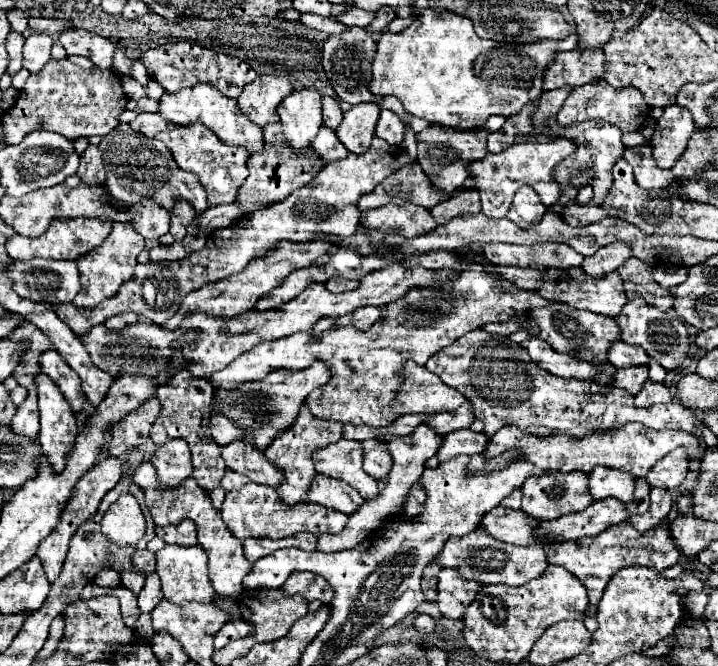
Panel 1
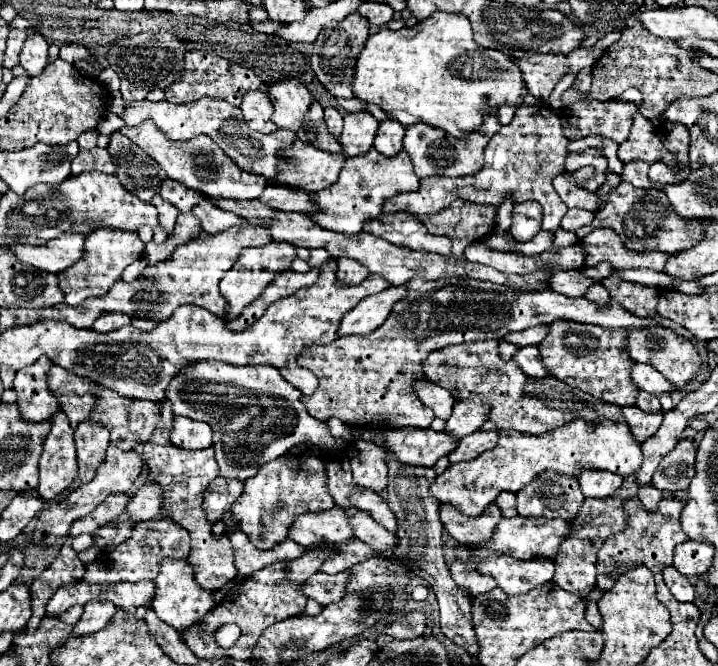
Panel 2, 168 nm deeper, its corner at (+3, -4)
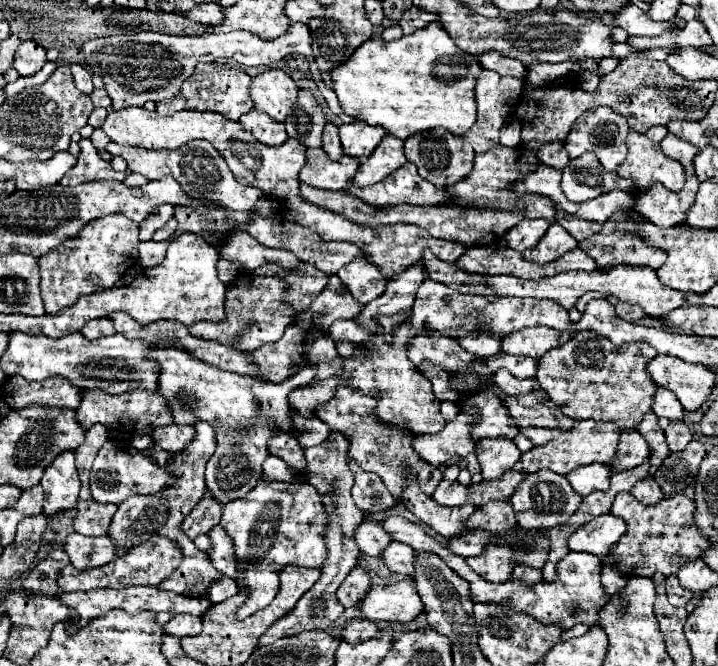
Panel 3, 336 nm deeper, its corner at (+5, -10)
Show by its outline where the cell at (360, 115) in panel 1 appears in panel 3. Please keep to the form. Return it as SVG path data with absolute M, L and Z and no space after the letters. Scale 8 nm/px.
M353 122L339 126L339 136L343 144L343 152L357 160L367 160L371 152L377 148L385 130L381 126L371 126L365 122Z

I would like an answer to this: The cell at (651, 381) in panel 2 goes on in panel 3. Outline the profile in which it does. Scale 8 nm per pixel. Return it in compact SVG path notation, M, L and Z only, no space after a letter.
M657 388L651 410L657 416L665 416L669 420L681 420L681 416L683 416L683 408L681 408L677 396L673 396L673 392L669 392L667 388Z

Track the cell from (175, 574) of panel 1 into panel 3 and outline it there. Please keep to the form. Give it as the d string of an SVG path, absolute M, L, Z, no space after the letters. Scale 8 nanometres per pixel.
M177 614L177 616L173 616L163 626L163 630L167 634L177 636L177 638L181 638L181 636L195 636L195 634L201 632L201 628L203 628L201 618L199 616L193 616L193 614Z

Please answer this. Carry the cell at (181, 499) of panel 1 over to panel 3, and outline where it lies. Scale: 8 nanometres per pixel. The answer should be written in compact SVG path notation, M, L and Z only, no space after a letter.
M69 534L67 540L63 542L63 550L69 554L71 564L77 570L87 570L87 568L97 568L113 558L117 558L117 542L105 534L99 538L83 536L83 534Z

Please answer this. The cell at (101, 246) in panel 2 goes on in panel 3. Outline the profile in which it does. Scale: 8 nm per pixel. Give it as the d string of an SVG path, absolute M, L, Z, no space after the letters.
M103 216L91 220L75 238L39 258L41 298L47 314L73 306L81 296L113 288L117 280L137 262L139 226L125 216Z

